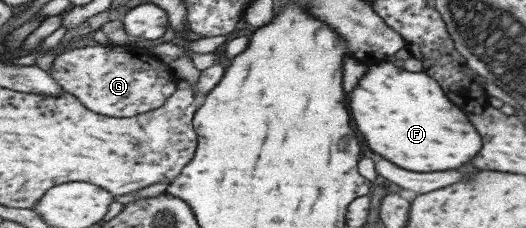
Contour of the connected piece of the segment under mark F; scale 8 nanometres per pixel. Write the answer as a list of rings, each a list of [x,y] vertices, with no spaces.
[[[388,60],[369,63],[369,71],[366,73],[355,95],[349,97],[355,119],[353,122],[357,123],[357,129],[361,131],[361,135],[365,135],[365,139],[377,154],[381,153],[381,156],[409,171],[457,169],[477,155],[483,145],[481,137],[477,135],[475,127],[469,123],[467,117],[455,107],[456,104],[448,99],[444,87],[432,75],[425,71],[413,73],[403,67],[395,67]]]

